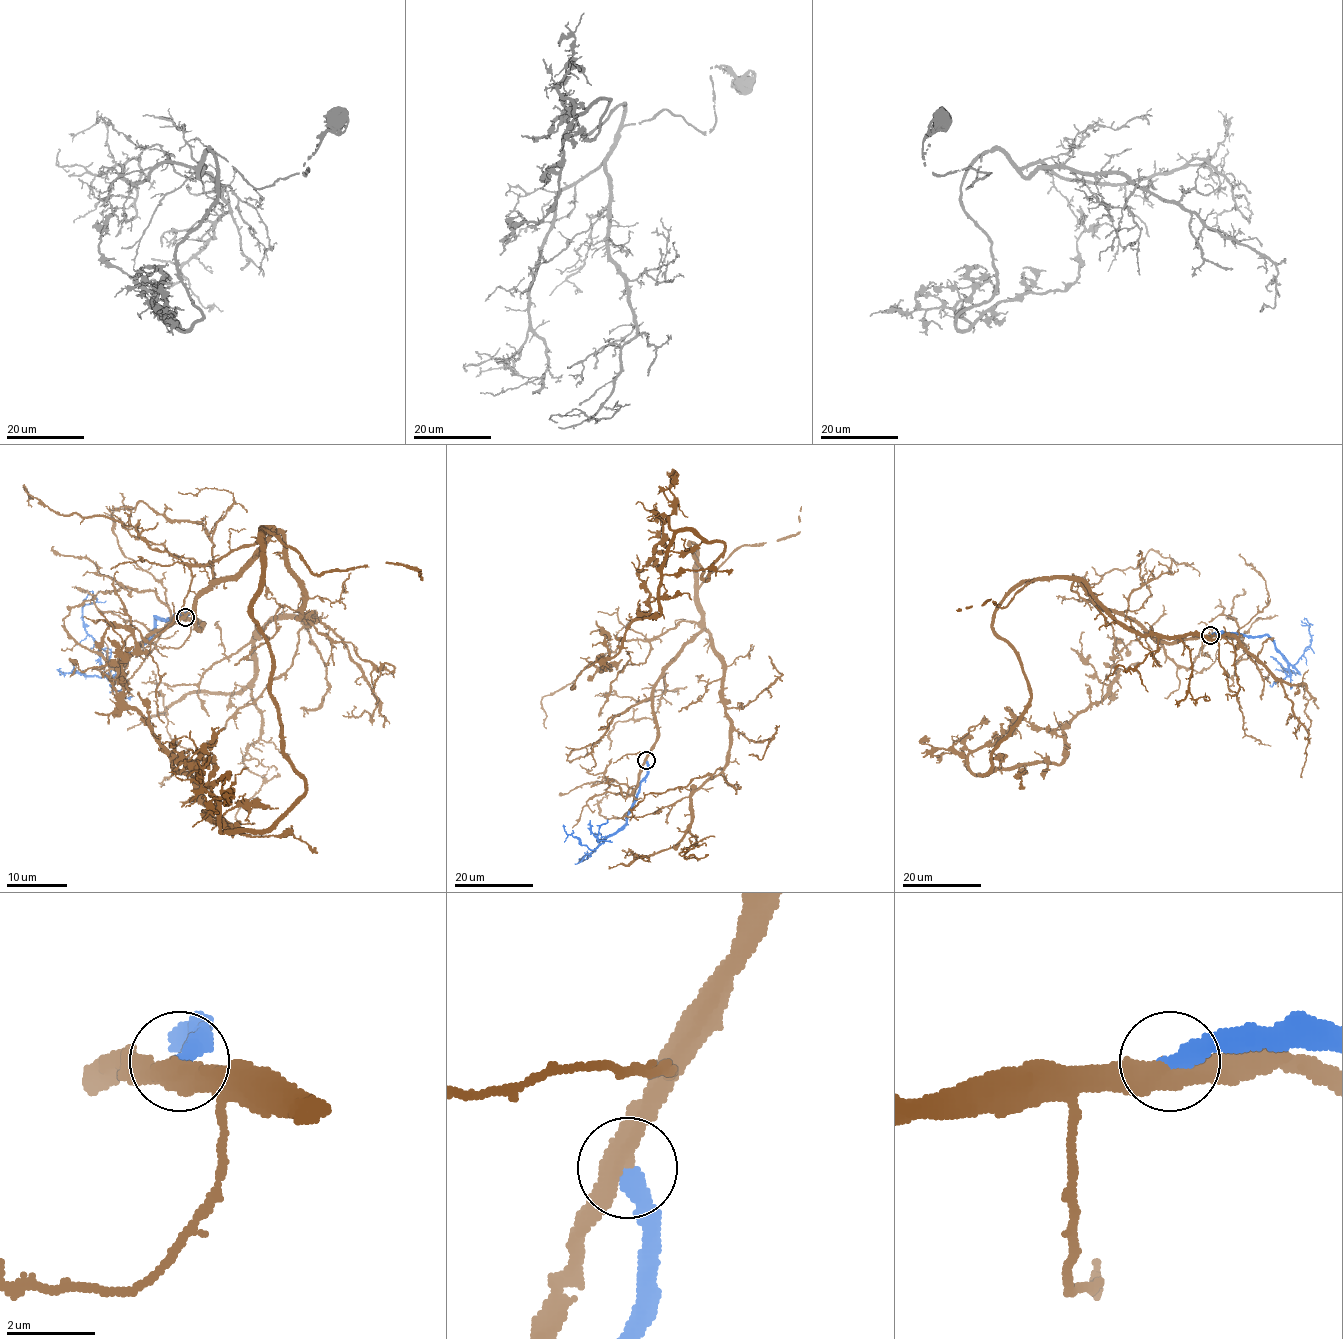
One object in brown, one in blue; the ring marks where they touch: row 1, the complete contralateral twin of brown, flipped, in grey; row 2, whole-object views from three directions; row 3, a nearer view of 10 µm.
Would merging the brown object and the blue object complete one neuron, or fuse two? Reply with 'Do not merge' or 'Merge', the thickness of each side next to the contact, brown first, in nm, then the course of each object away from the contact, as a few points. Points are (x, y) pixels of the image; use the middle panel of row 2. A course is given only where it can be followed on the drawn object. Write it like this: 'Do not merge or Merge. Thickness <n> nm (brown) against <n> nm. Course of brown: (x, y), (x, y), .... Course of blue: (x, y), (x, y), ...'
Merge. Thickness 420 nm (brown) against 400 nm. Course of brown: (646, 760), (701, 628), (690, 543), (705, 580), (724, 544), (675, 534), (659, 614), (580, 657). Course of blue: (646, 760), (648, 775), (641, 782), (625, 824), (580, 861), (594, 851)

